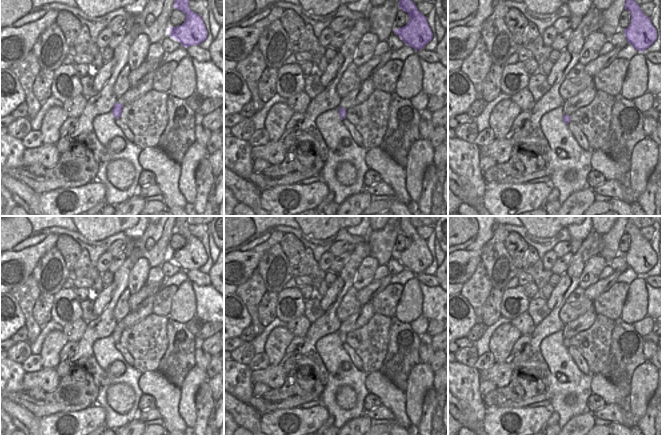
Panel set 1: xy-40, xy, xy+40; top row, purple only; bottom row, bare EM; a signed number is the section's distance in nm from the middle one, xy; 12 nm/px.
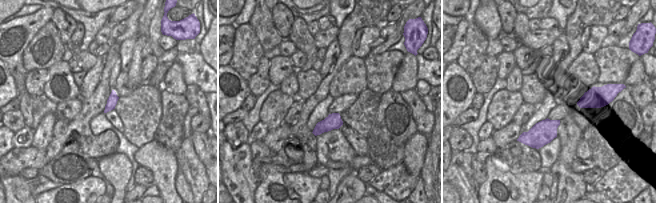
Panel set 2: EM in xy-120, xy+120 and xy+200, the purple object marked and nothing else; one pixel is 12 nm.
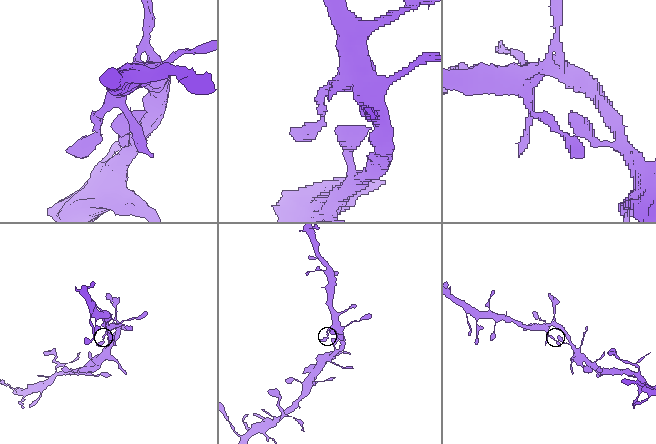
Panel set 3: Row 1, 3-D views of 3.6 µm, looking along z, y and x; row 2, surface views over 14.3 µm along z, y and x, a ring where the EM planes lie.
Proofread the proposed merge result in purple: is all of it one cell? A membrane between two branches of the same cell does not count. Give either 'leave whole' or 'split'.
leave whole

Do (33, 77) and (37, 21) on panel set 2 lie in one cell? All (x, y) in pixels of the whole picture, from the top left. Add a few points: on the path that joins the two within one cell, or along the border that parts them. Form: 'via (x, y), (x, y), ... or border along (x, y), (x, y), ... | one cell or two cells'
border along (26, 75), (24, 80) | two cells

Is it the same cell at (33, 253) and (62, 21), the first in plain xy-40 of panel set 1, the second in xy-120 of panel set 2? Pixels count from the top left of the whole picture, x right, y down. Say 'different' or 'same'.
different

